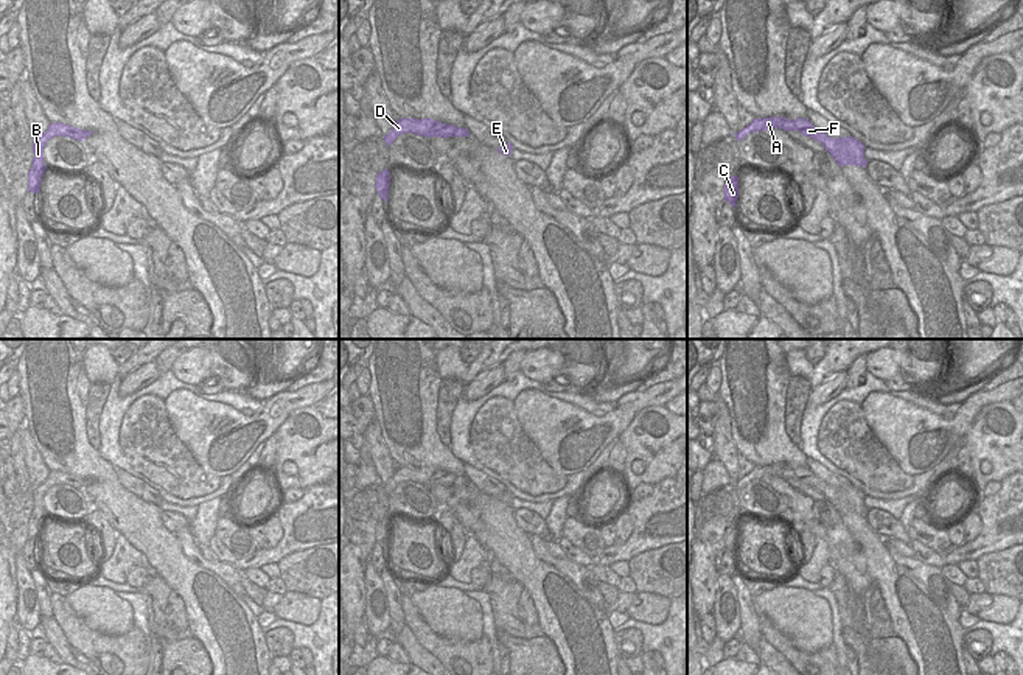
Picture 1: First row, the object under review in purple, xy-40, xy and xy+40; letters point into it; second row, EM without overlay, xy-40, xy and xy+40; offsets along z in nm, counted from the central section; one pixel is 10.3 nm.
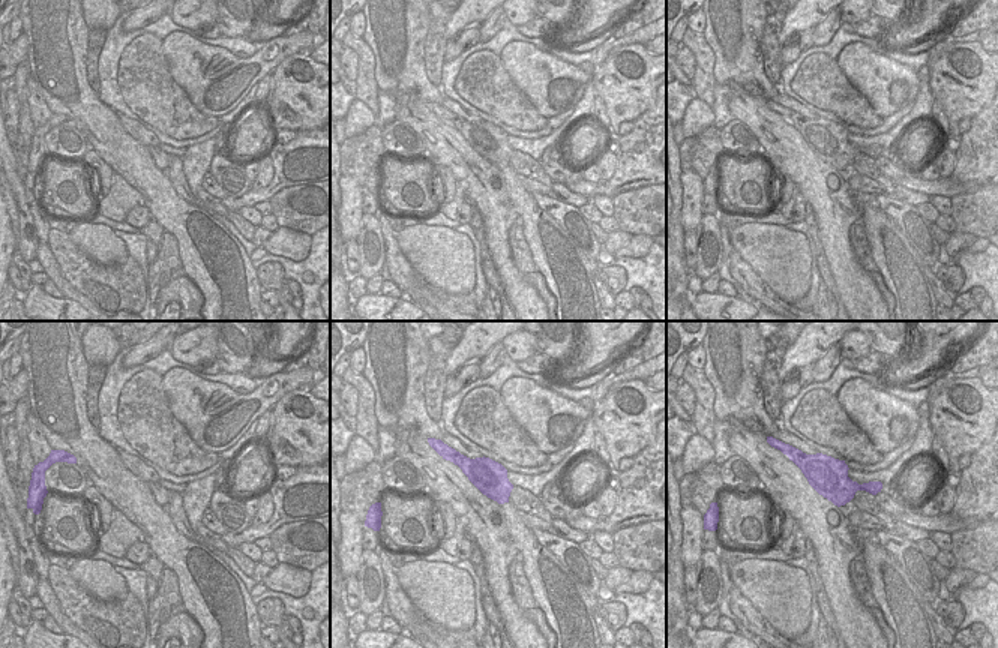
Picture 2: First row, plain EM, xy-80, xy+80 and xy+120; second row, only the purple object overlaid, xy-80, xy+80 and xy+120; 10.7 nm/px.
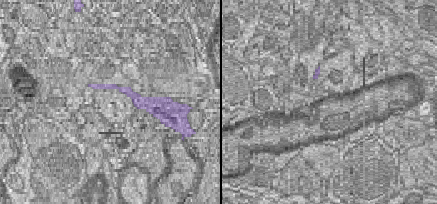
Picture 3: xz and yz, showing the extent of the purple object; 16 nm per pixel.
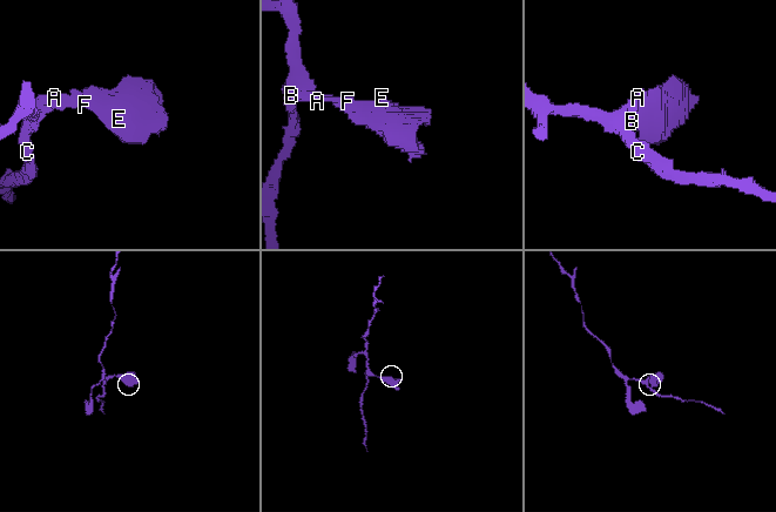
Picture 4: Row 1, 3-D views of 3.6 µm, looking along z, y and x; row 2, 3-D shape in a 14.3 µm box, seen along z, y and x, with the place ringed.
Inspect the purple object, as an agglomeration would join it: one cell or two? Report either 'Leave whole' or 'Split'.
Leave whole.

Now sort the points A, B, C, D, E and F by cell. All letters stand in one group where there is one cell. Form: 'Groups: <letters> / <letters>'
Groups: A B C D E F.

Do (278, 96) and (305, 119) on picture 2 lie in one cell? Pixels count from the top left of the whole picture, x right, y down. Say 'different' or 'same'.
same

